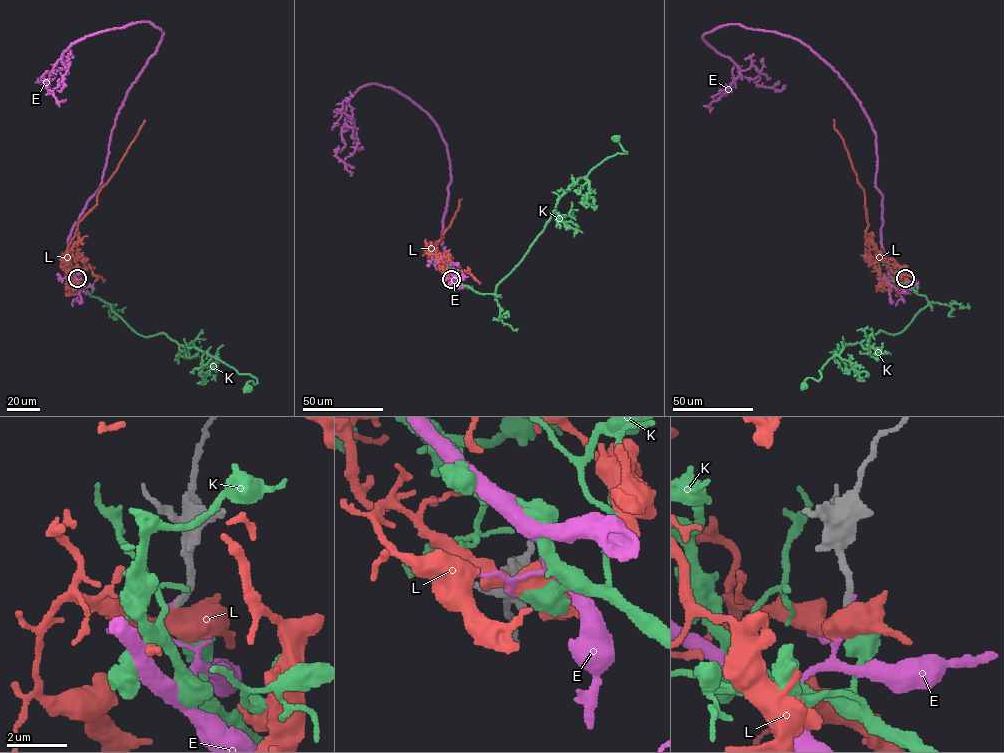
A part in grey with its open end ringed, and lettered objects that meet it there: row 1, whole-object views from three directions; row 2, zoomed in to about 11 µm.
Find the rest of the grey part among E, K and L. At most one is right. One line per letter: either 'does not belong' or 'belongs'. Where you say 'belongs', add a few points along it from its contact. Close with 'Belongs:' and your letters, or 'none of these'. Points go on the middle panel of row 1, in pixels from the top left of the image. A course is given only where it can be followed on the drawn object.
E: does not belong
K: belongs; it runs (451, 279), (477, 292), (494, 294), (496, 285), (543, 230), (557, 200), (607, 157), (626, 153), (616, 139)
L: does not belong
Belongs: K

